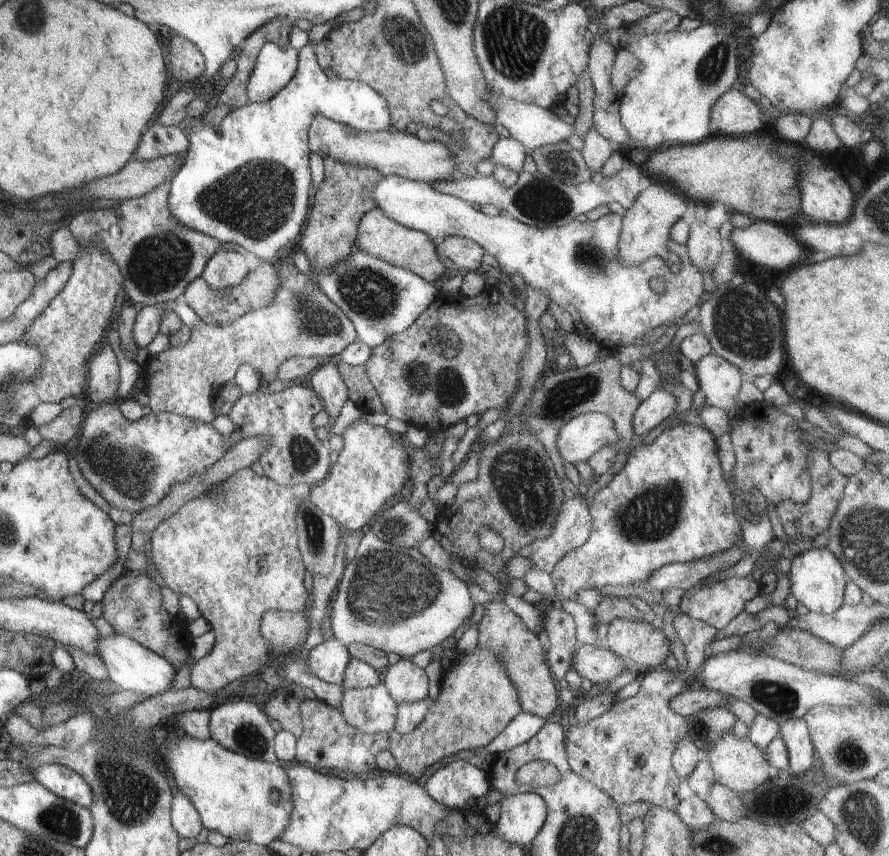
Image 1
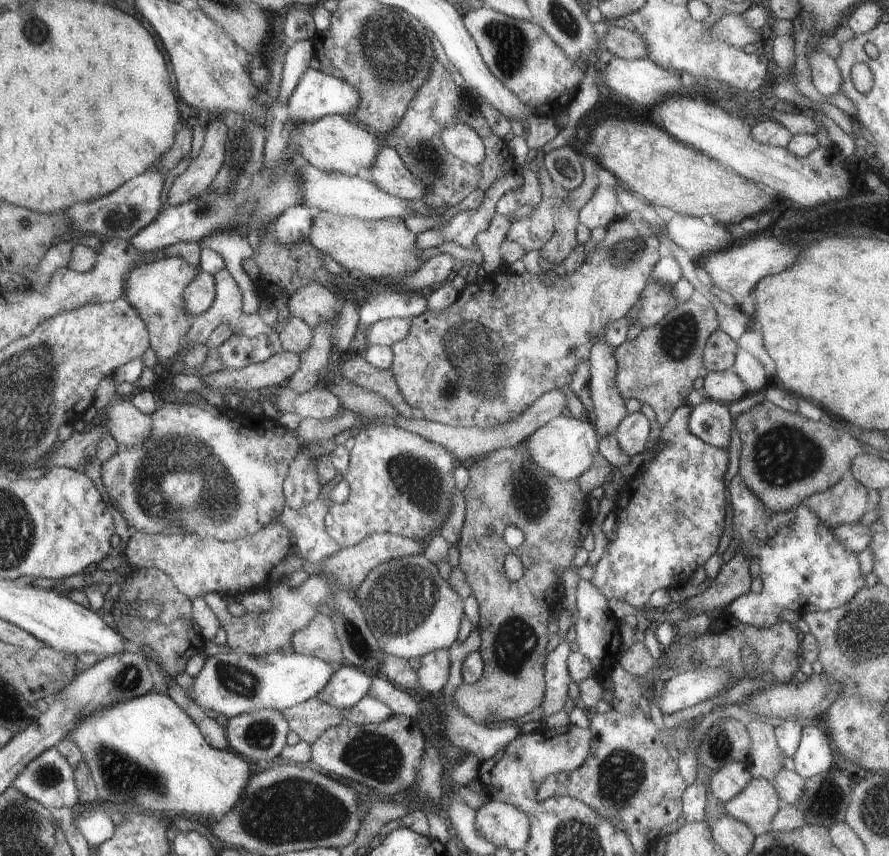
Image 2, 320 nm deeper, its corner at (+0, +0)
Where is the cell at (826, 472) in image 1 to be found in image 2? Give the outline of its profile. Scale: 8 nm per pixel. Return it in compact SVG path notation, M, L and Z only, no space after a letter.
M847 477L826 492L810 496L802 506L820 516L820 520L832 528L838 524L859 524L871 504L866 488Z

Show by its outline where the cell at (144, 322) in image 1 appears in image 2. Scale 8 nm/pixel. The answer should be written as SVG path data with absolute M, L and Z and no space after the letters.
M200 271L197 279L192 280L186 286L185 292L182 292L182 296L184 296L185 307L189 316L197 318L212 307L214 294L216 294L214 286L213 274L204 271Z

